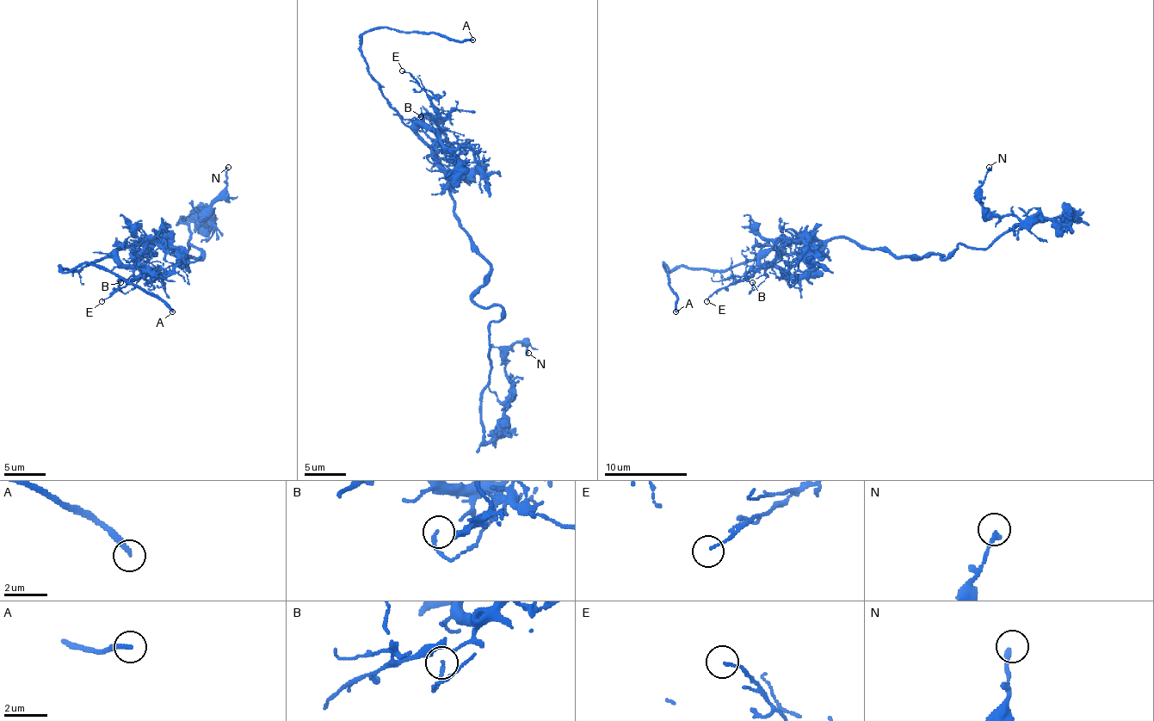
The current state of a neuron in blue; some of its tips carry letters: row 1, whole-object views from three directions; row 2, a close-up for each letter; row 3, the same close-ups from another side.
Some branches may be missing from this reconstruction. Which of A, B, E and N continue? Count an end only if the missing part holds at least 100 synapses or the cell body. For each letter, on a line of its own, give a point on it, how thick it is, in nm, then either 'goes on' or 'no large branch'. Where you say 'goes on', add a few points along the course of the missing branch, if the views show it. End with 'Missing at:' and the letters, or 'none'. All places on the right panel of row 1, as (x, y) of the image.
A: (675, 311) | 240 nm | goes on | (675, 311), (696, 407), (711, 428), (705, 440), (711, 434), (709, 411), (750, 388), (736, 366), (715, 355)
B: (752, 282) | 150 nm | no large branch
E: (706, 301) | 90 nm | no large branch
N: (989, 167) | 220 nm | no large branch
Missing at: A

